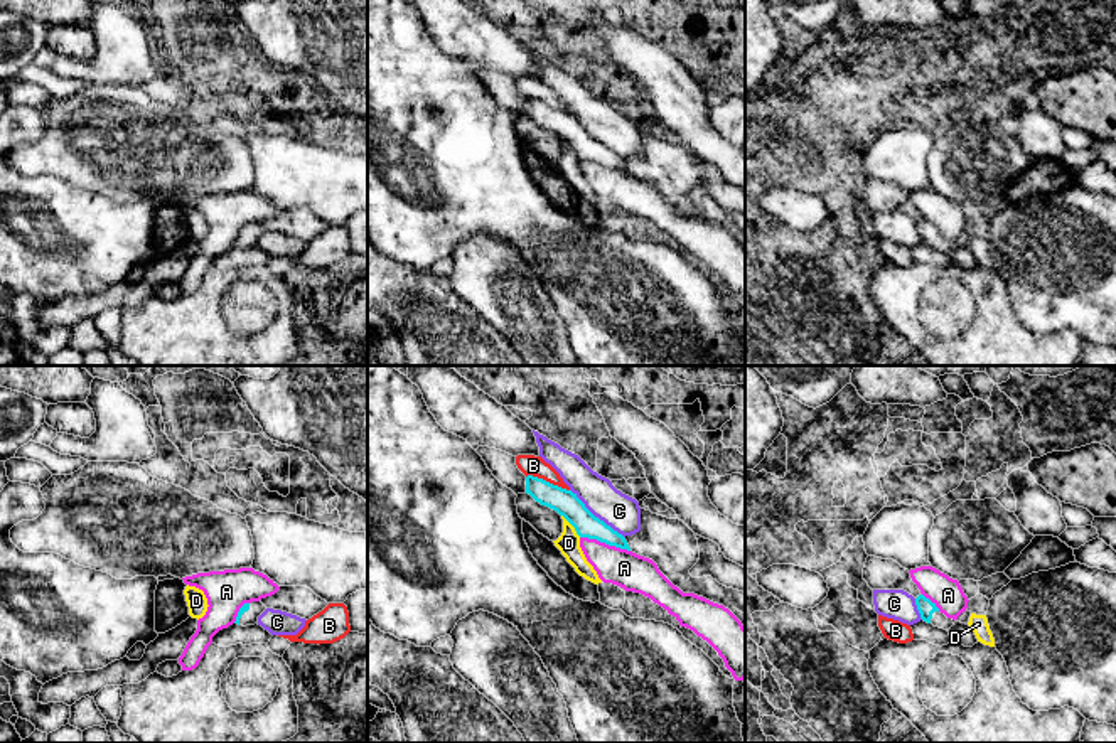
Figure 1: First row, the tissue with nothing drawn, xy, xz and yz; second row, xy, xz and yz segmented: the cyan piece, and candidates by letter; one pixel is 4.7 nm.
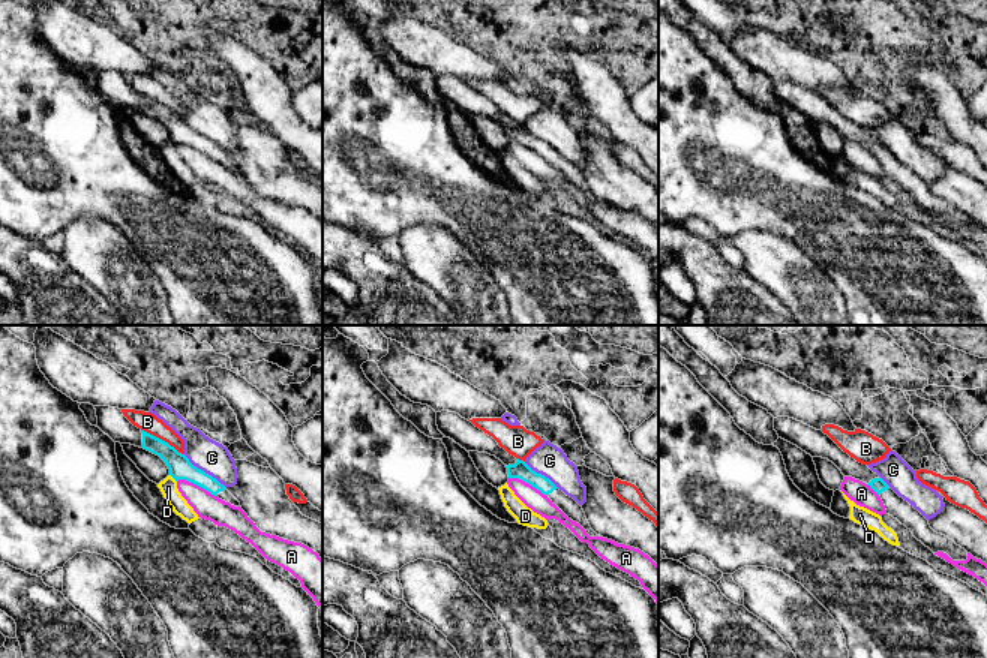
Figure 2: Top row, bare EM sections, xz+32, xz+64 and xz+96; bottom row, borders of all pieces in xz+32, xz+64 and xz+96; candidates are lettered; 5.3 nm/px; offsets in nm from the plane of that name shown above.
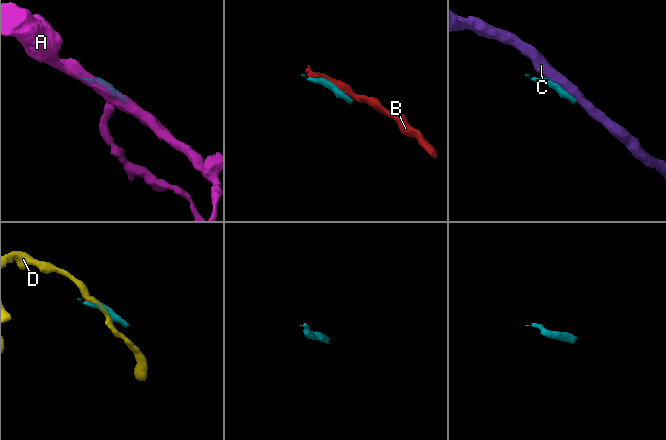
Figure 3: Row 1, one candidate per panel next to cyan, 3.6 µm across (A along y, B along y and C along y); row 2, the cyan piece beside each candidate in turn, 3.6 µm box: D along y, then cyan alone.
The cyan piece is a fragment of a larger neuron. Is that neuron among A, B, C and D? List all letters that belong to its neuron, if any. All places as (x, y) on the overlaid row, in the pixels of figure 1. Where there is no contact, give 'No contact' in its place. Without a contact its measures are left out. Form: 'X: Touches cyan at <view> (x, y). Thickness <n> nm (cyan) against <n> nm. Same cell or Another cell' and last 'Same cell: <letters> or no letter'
A: Touches cyan at xz (606, 543). Thickness 120 nm (cyan) against 180 nm. Another cell
B: Touches cyan at xz (548, 482). Thickness 120 nm (cyan) against 100 nm. Another cell
C: Touches cyan at xz (597, 518). Thickness 120 nm (cyan) against 170 nm. Another cell
D: Touches cyan at xz (572, 524). Thickness 120 nm (cyan) against 110 nm. Another cell
Same cell: no letter

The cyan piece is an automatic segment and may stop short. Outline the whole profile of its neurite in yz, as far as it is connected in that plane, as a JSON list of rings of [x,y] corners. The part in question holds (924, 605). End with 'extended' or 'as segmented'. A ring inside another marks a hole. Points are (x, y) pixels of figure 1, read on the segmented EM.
[[[919,595],[915,598],[917,610],[920,613],[920,618],[927,623],[932,623],[934,627],[949,630],[956,620],[947,618],[944,613],[939,612],[936,603],[932,603],[929,598],[924,595]]]; extended

